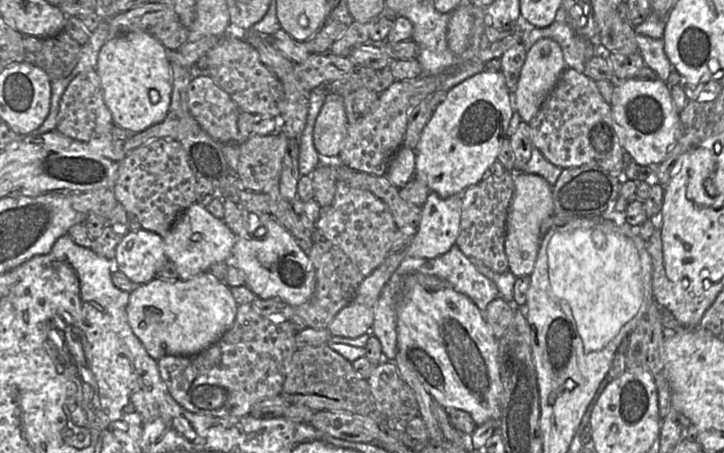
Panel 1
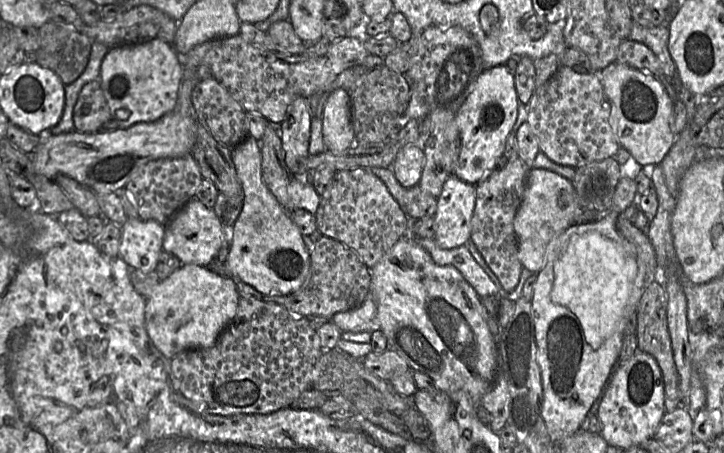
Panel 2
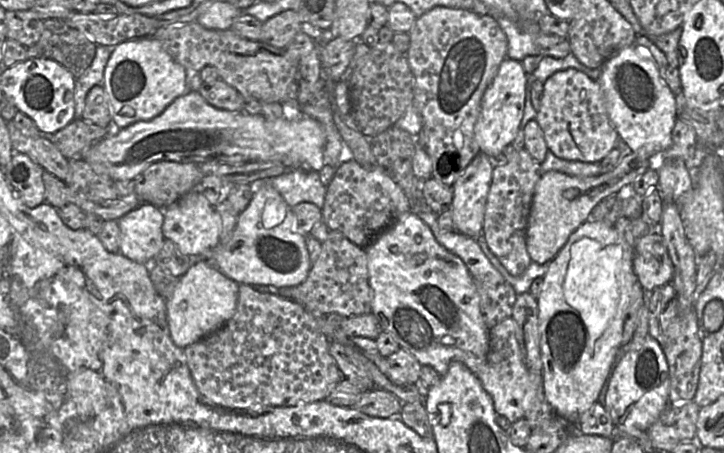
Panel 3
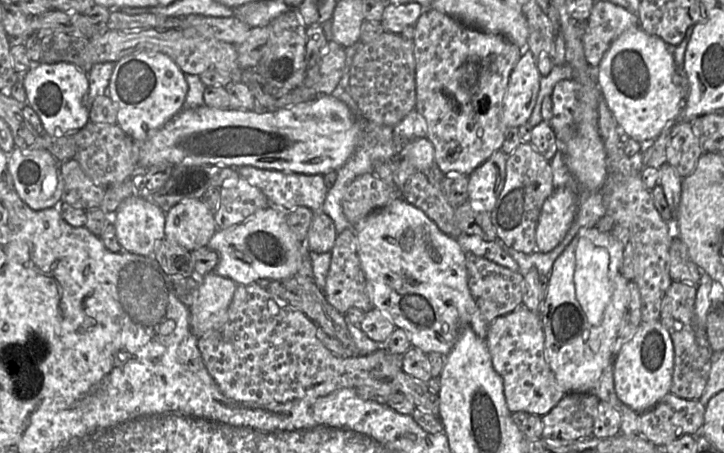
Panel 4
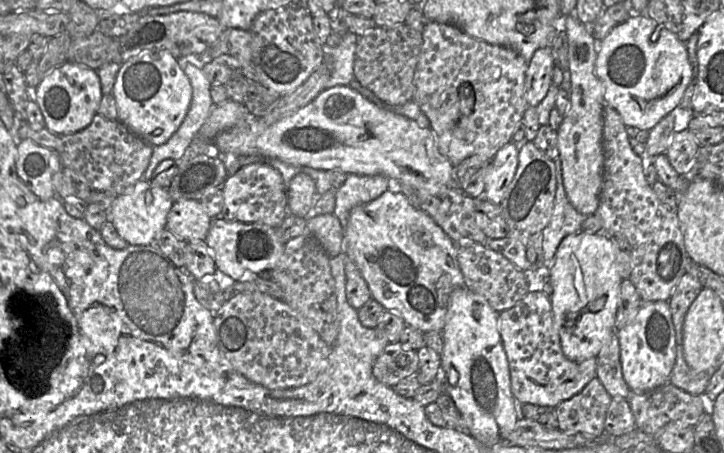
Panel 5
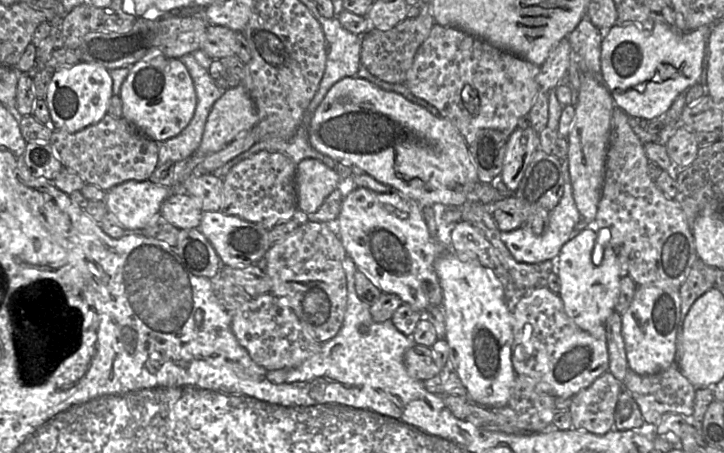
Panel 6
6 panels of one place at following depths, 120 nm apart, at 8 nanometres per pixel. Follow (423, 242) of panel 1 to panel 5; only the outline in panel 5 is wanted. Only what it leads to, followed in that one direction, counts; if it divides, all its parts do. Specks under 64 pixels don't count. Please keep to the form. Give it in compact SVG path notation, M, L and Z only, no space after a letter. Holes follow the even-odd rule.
M510 141L493 157L485 177L484 199L494 204L504 199L517 170L519 147L520 144Z

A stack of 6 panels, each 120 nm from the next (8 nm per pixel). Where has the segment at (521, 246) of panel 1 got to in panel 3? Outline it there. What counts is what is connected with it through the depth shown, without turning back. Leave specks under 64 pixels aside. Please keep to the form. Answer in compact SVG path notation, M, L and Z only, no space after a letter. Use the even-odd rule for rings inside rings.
M633 152L622 158L611 172L594 177L573 177L556 171L543 173L535 186L526 228L526 246L531 261L538 264L550 262L566 244L569 236L588 220L597 203L616 195L623 187L631 186L649 166L648 158Z

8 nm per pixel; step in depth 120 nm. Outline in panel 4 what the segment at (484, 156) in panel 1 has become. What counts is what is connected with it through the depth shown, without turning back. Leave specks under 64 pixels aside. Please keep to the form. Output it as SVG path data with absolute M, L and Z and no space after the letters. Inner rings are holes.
M523 50L510 74L503 99L500 121L506 130L528 122L540 91L541 78L536 58L530 51Z

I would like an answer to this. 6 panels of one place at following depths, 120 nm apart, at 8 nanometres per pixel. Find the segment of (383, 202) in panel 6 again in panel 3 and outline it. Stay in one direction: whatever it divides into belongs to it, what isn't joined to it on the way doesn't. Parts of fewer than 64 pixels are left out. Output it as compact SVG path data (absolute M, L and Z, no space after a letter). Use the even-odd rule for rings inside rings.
M412 211L400 217L391 227L379 233L371 243L364 248L368 259L369 285L371 288L371 313L377 318L382 331L390 334L399 344L400 349L413 355L421 365L433 367L440 377L444 376L452 362L461 362L475 375L486 362L489 350L489 328L487 327L481 309L480 298L475 281L464 262L455 254L446 250L435 239L430 228Z

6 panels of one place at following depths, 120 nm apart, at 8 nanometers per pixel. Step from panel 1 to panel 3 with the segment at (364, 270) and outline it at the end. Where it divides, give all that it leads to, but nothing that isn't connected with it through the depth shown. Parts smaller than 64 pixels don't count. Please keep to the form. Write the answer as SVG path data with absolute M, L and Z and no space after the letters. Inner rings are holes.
M355 160L346 161L336 168L321 210L322 221L330 231L342 232L362 248L366 248L379 233L411 211L405 193L383 169L378 166L365 167Z

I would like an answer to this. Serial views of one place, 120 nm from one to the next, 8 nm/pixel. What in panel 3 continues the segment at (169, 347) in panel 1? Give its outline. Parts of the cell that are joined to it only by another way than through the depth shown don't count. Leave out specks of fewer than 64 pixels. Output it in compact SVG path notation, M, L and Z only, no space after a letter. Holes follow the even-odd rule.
M192 263L179 279L171 298L166 299L167 320L173 342L181 348L203 339L227 323L235 314L239 284L218 268Z

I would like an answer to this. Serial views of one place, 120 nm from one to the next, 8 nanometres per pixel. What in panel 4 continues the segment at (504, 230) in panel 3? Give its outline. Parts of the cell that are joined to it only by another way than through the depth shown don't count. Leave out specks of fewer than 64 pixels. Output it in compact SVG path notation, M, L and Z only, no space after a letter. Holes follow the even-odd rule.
M520 143L508 156L503 189L494 209L490 212L499 241L508 249L531 254L536 248L536 227L545 200L553 193L553 173L550 161L540 155L530 143Z

